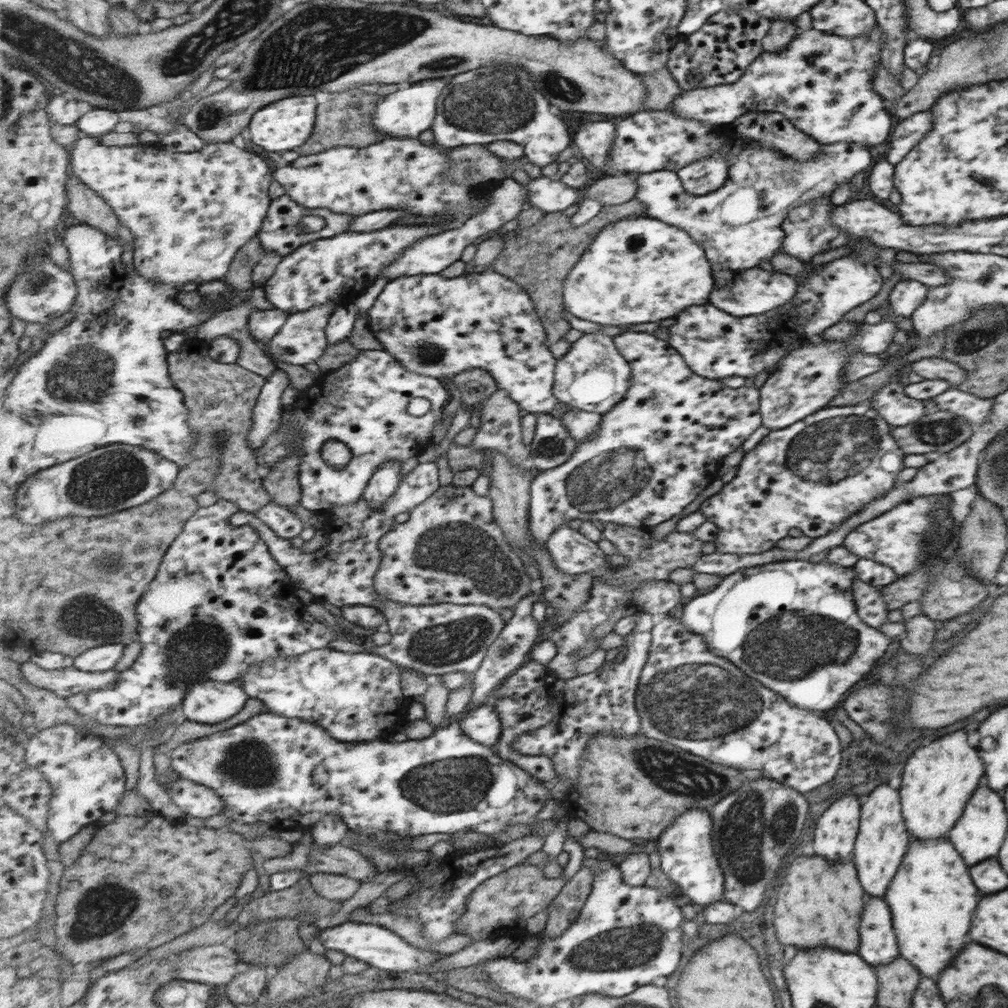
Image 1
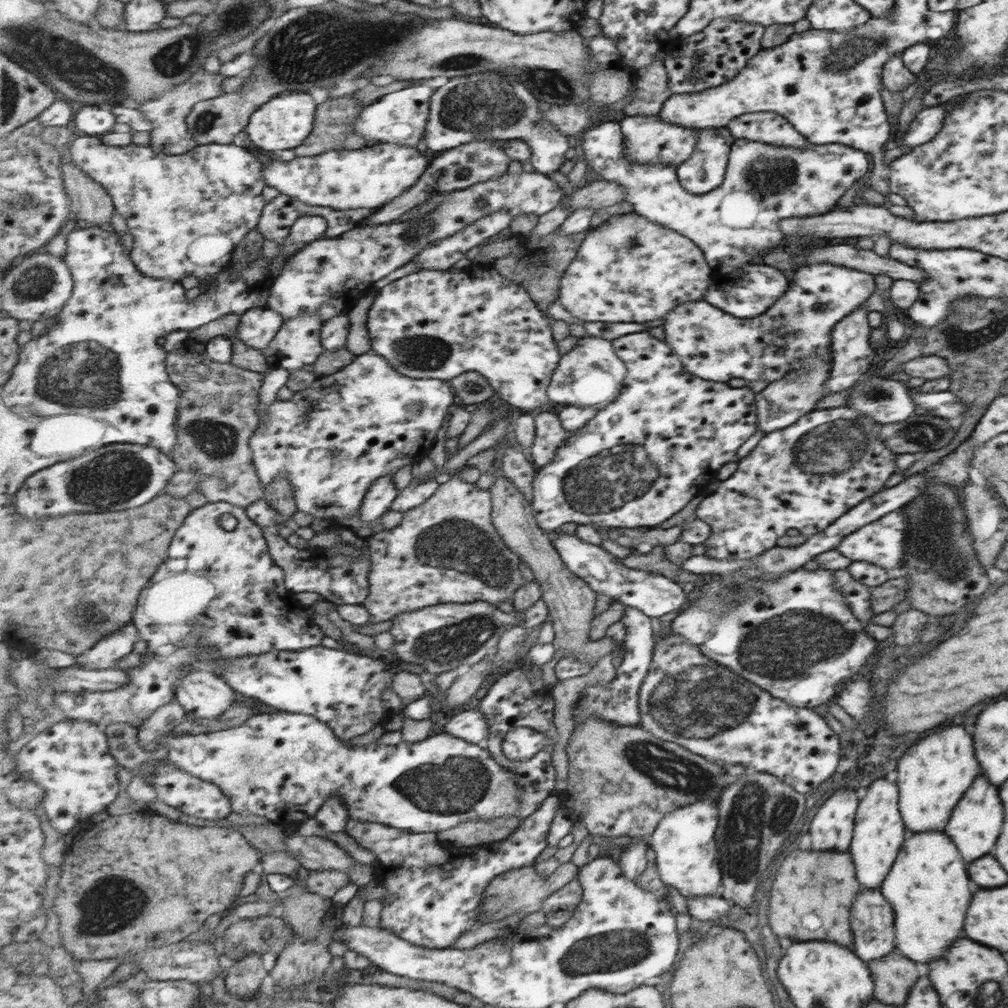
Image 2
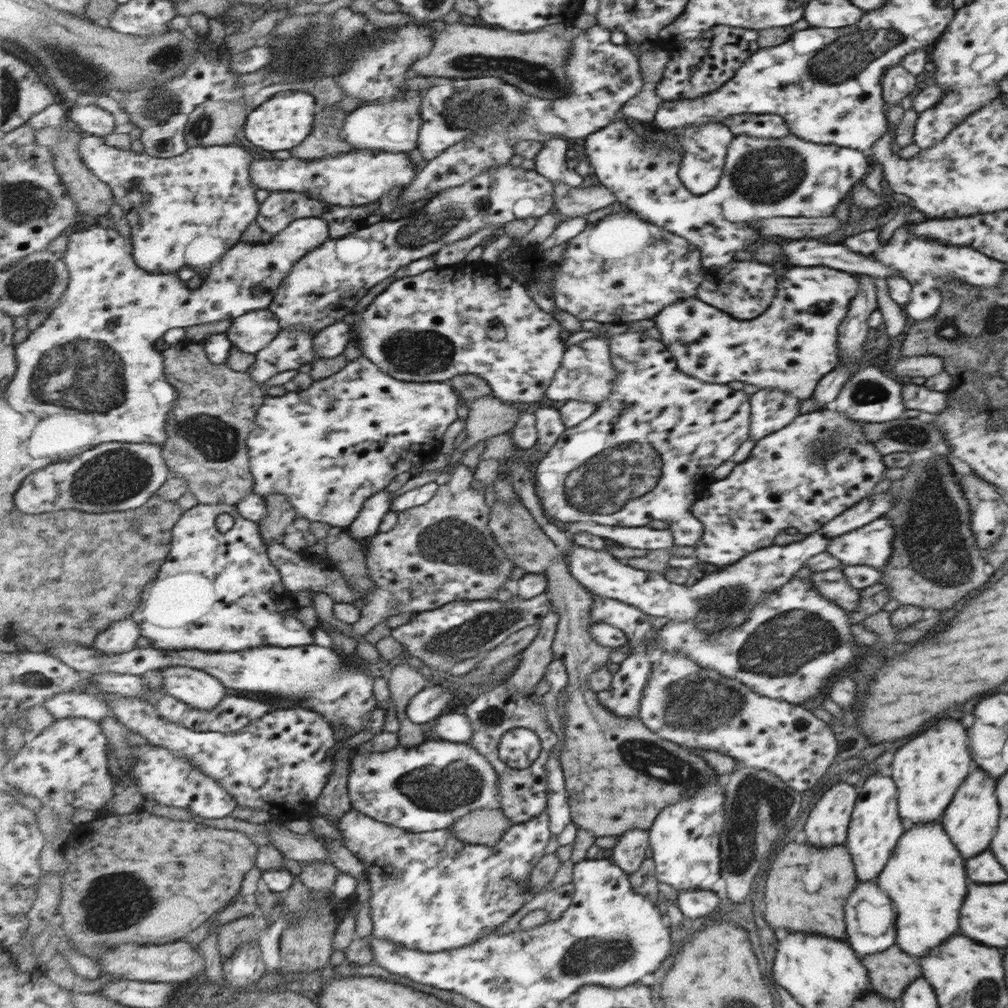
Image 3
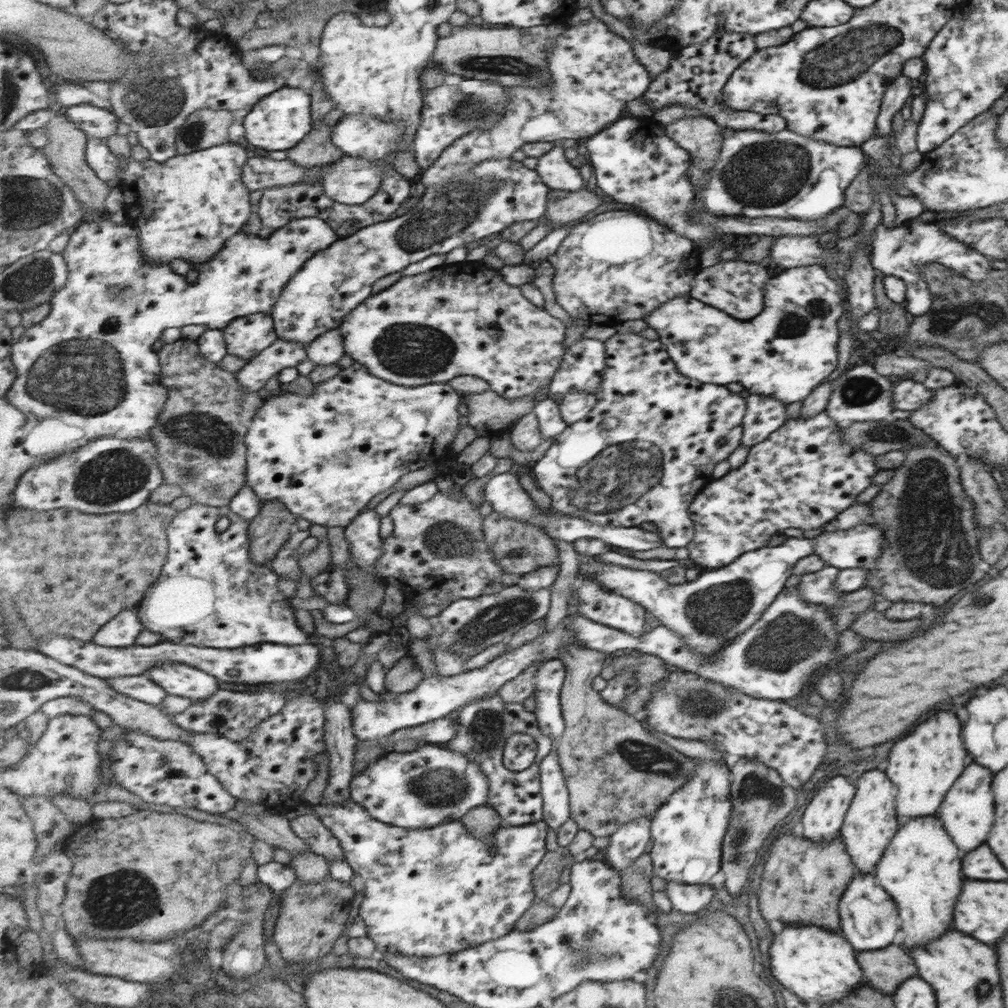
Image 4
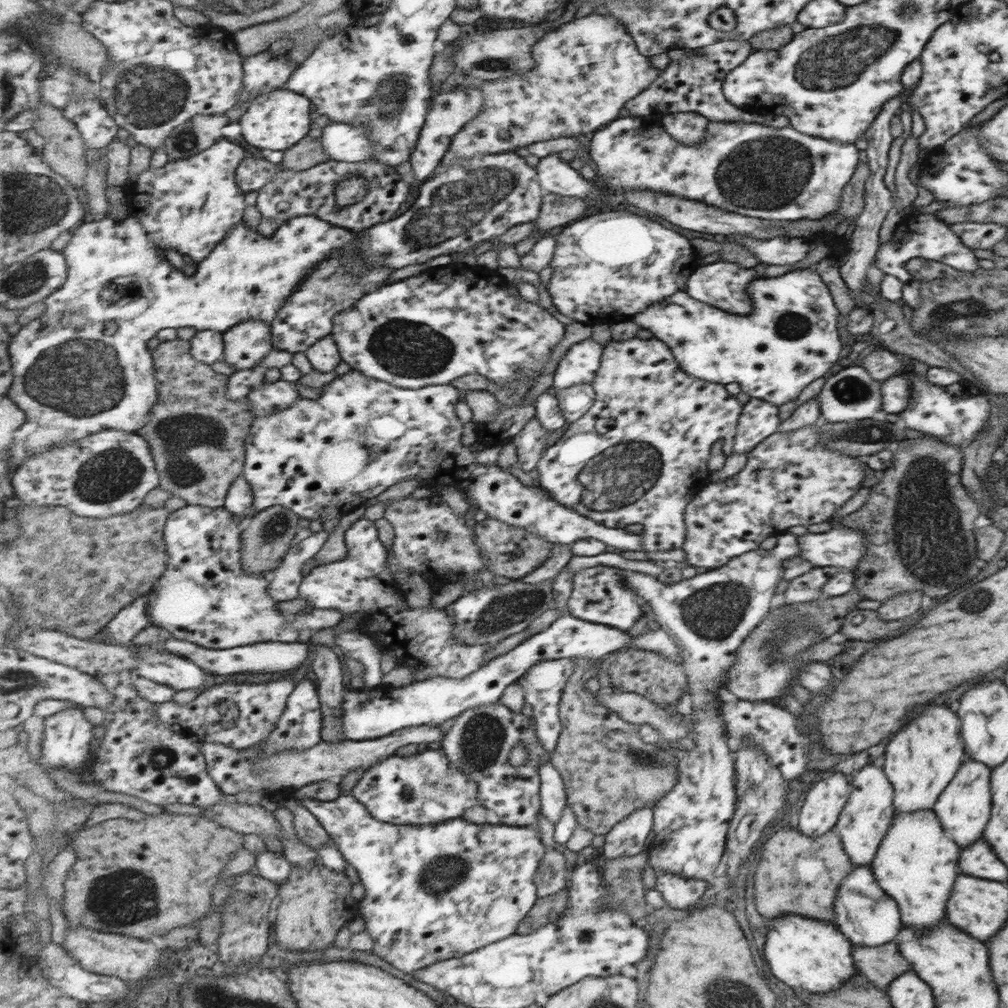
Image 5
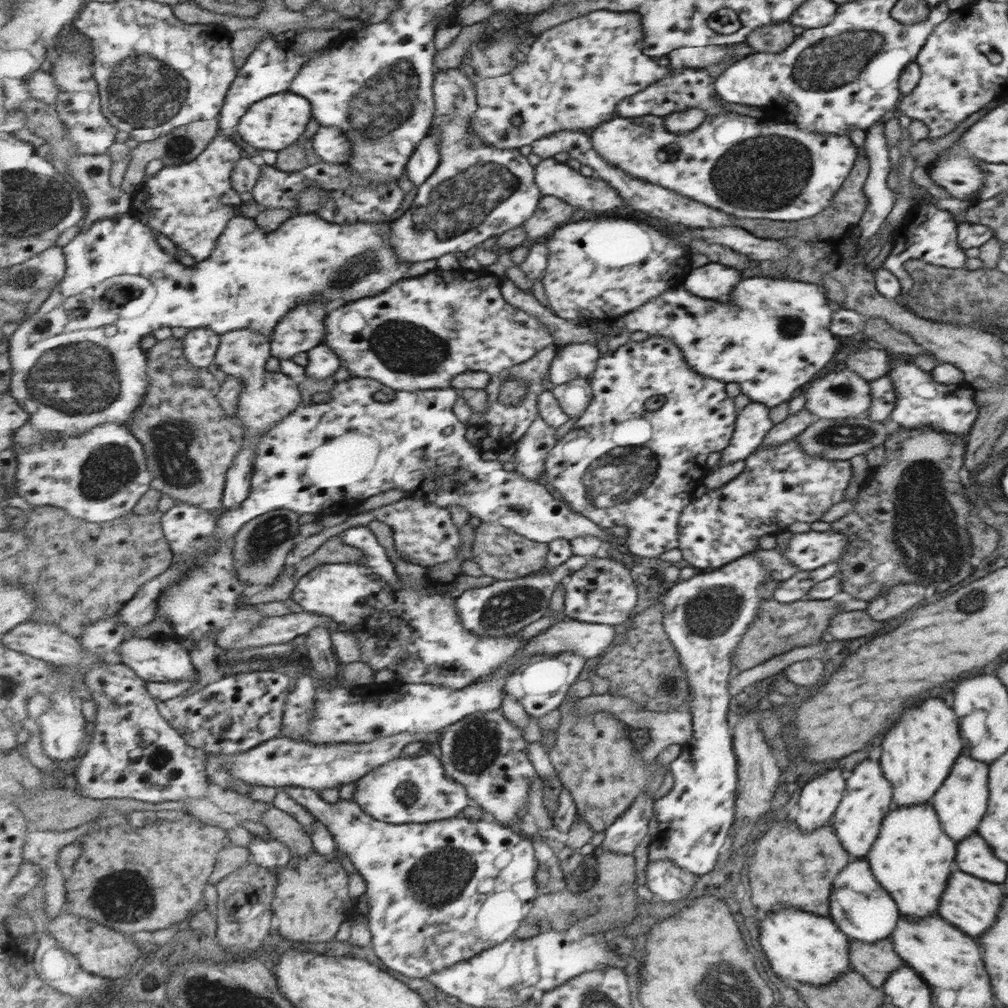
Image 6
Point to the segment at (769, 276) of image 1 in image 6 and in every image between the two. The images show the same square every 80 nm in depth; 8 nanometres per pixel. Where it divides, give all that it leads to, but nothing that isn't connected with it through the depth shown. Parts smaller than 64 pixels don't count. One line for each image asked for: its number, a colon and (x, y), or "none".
2: (746, 292)
3: (743, 290)
4: (734, 287)
5: (723, 285)
6: (712, 281)

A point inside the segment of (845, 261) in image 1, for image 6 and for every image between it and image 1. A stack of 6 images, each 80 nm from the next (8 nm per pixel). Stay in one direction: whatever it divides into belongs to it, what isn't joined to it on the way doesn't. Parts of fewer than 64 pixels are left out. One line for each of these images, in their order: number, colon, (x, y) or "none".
2: (717, 347)
3: (790, 346)
4: (791, 344)
5: (789, 338)
6: (773, 335)

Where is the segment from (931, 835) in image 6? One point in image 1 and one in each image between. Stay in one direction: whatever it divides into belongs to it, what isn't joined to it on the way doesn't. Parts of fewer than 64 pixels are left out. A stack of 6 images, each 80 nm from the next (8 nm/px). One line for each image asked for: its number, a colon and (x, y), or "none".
1: (932, 899)
2: (928, 891)
3: (924, 879)
4: (922, 872)
5: (916, 864)

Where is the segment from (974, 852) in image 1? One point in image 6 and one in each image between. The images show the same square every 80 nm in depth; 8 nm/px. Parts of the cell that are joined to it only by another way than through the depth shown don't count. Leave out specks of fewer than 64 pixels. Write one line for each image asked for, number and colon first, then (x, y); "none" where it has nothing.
2: (976, 825)
3: (972, 816)
4: (967, 813)
5: (964, 808)
6: (961, 804)

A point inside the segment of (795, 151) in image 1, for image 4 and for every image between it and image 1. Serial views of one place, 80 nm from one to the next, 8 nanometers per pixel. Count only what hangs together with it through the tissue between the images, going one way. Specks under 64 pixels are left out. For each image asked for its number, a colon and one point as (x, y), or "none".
2: (770, 128)
3: (755, 125)
4: (695, 76)

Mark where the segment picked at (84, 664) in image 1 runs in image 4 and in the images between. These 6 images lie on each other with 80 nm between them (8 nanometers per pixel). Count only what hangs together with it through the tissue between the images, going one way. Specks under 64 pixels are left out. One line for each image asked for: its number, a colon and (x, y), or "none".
2: (105, 654)
3: (122, 637)
4: (121, 632)

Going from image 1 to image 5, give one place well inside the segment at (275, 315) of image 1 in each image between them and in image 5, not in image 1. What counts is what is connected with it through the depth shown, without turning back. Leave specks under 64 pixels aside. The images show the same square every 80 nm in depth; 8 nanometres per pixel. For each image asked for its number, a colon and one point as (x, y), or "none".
2: (259, 326)
3: (252, 332)
4: (247, 337)
5: (246, 345)

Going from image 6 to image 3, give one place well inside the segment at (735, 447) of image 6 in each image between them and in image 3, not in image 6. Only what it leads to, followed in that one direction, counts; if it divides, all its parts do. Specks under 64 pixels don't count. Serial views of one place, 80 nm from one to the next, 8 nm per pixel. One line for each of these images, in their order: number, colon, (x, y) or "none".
3: (772, 409)
4: (763, 415)
5: (758, 420)

